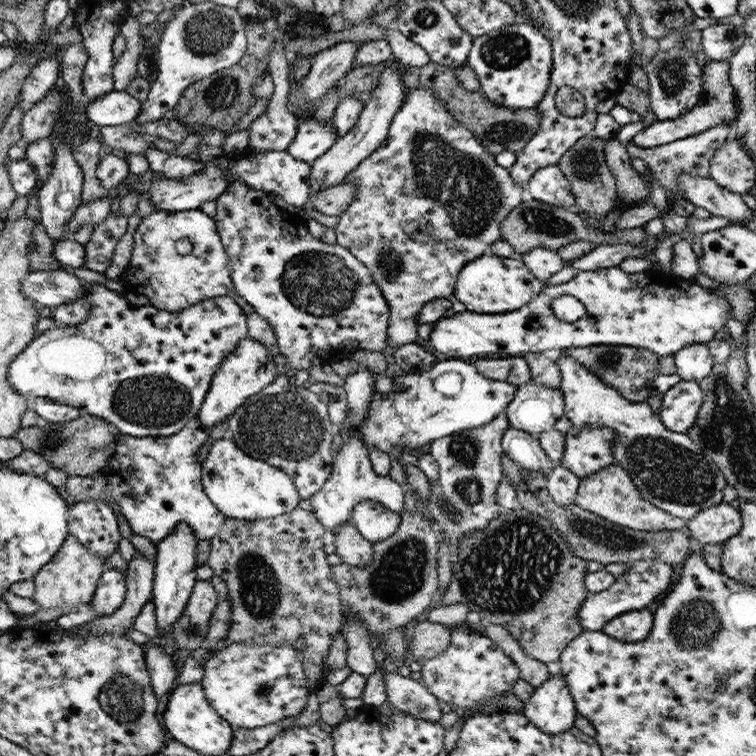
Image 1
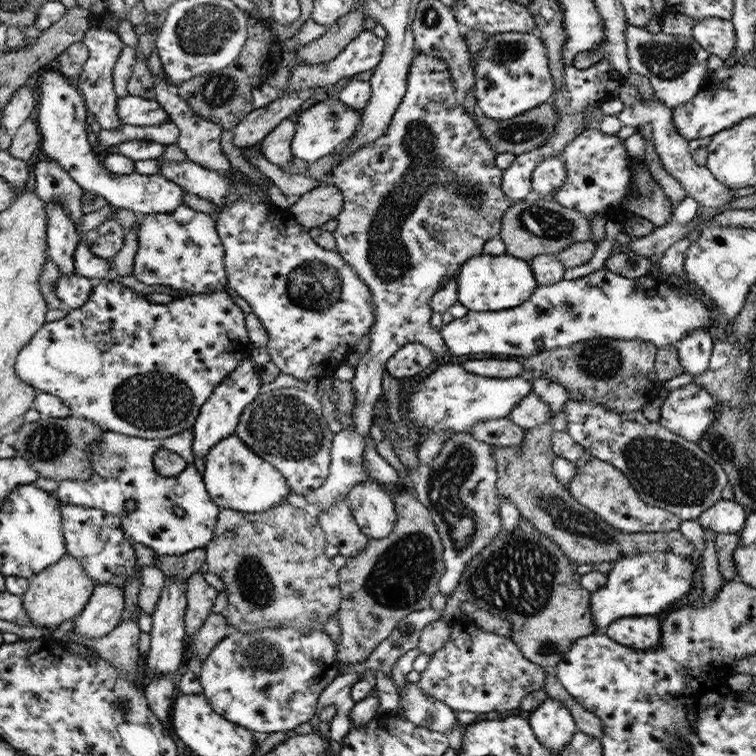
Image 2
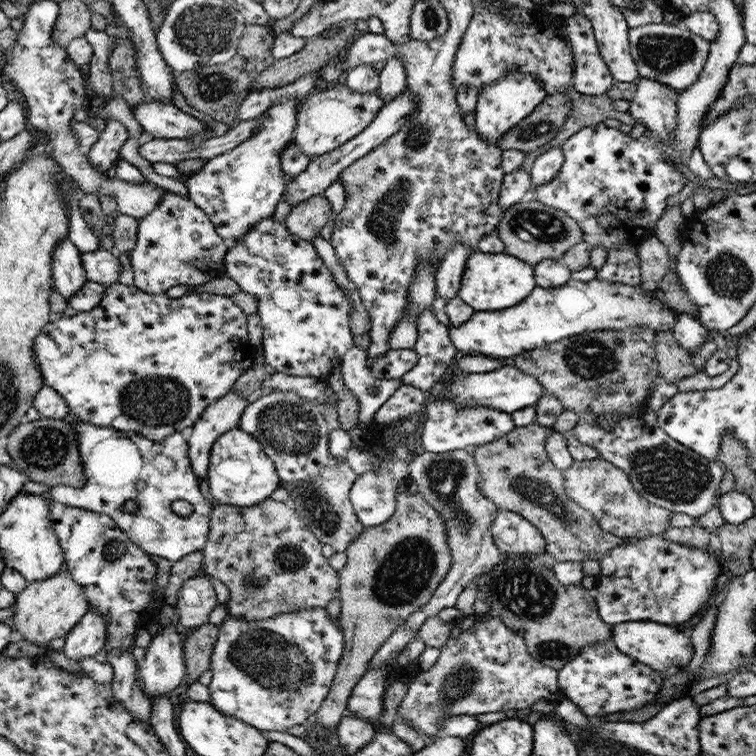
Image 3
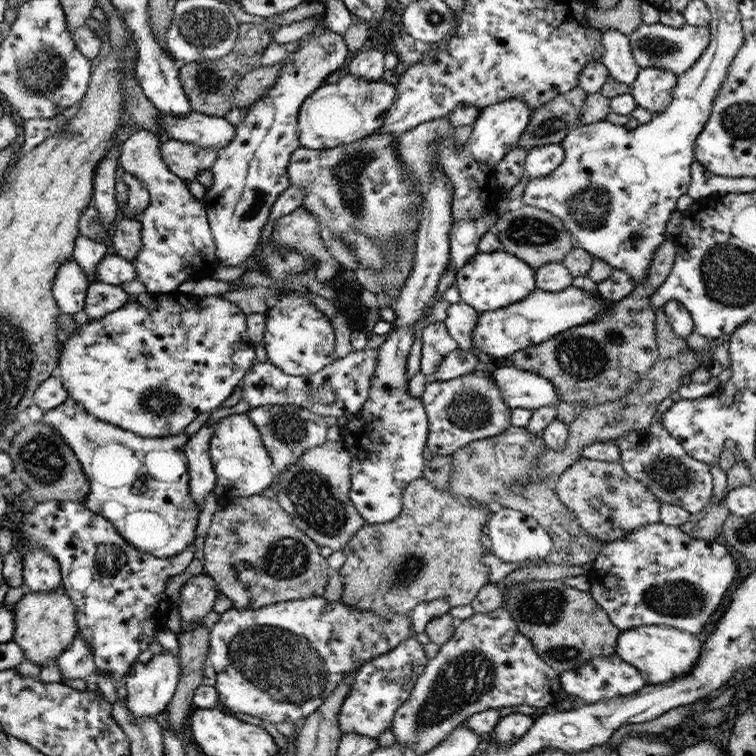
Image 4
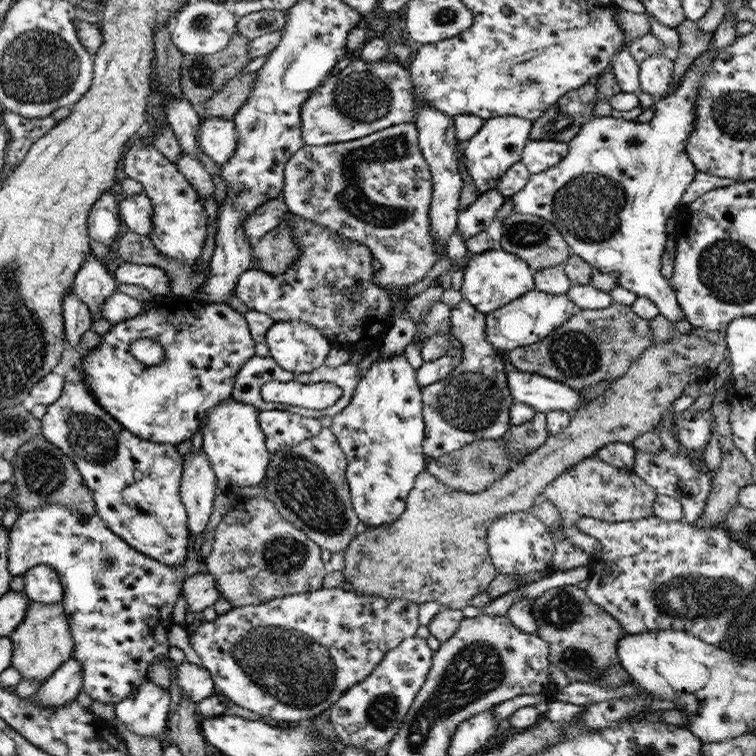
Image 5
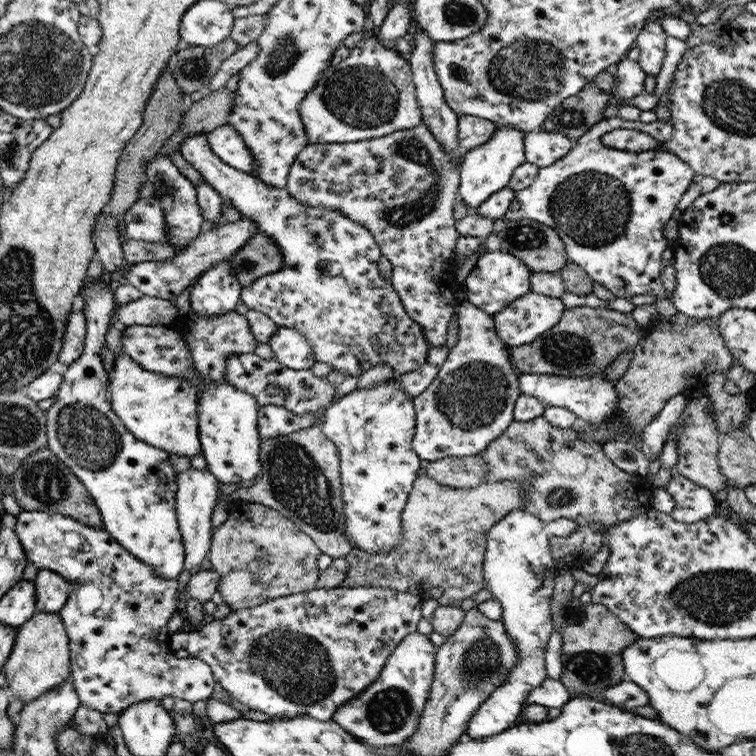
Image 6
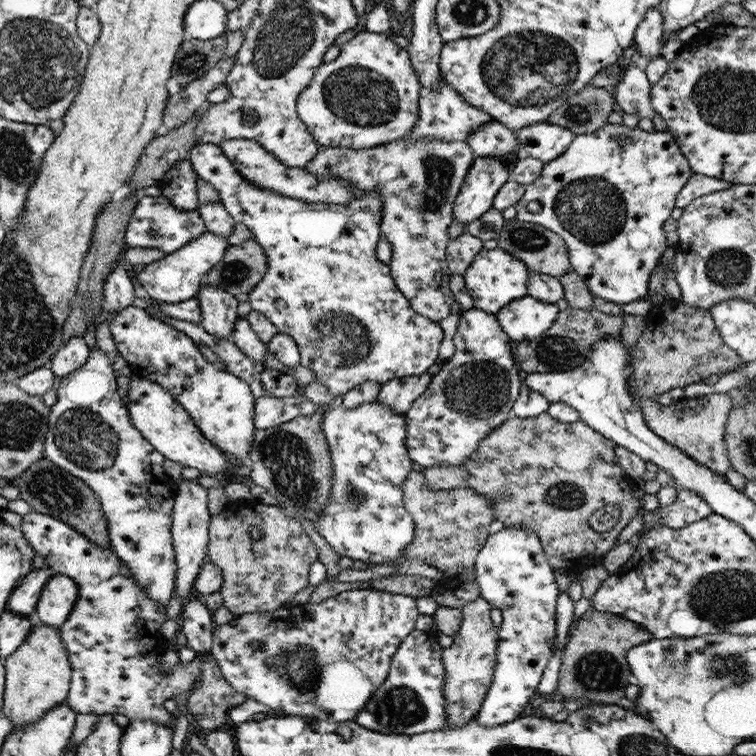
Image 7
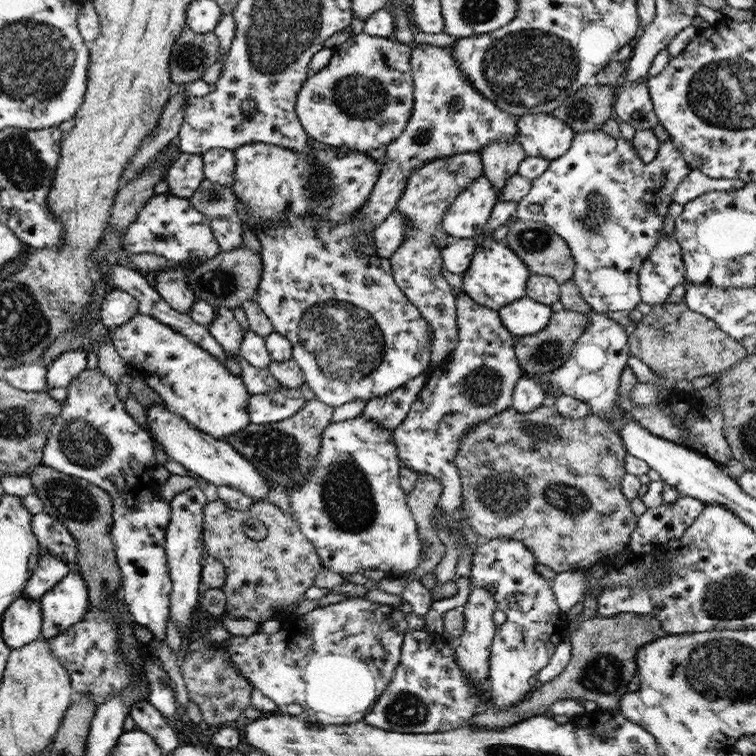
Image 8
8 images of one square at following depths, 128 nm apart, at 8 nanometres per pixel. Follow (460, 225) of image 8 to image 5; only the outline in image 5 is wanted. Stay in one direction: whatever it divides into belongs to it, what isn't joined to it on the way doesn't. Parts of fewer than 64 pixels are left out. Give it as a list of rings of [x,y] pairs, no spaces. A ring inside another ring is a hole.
[[[514,115],[500,116],[486,120],[484,126],[478,130],[478,134],[465,143],[462,162],[472,177],[479,195],[496,189],[502,173],[522,160],[524,146],[529,140],[531,129],[530,120]]]

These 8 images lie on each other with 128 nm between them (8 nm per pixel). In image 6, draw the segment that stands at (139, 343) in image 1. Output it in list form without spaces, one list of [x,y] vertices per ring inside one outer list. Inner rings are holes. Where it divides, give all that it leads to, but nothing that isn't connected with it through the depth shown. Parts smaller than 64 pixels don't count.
[[[236,311],[221,314],[215,317],[201,317],[193,314],[193,320],[187,320],[180,315],[166,326],[177,330],[189,346],[189,355],[195,372],[205,378],[207,382],[224,382],[227,380],[227,360],[233,352],[238,354],[254,353],[260,344],[253,334],[248,319]],[[124,350],[115,356],[110,370],[109,394],[113,410],[130,431],[158,450],[176,456],[192,456],[201,452],[197,388],[186,379],[169,377],[146,370]]]

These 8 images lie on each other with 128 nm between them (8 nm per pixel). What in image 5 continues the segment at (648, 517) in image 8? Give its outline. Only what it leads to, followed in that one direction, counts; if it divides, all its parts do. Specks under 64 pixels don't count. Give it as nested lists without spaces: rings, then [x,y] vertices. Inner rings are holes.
[[[664,448],[655,454],[635,449],[632,470],[654,488],[657,494],[674,497],[680,502],[684,511],[682,521],[693,524],[702,516],[709,492],[713,488],[713,477],[699,471],[681,449],[674,454]]]

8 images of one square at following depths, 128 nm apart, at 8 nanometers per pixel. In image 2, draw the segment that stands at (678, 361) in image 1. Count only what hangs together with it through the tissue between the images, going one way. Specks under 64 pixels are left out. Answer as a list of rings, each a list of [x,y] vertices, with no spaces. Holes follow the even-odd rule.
[[[699,328],[689,332],[675,347],[679,356],[679,363],[686,375],[694,378],[709,369],[709,360],[714,342],[706,328]]]

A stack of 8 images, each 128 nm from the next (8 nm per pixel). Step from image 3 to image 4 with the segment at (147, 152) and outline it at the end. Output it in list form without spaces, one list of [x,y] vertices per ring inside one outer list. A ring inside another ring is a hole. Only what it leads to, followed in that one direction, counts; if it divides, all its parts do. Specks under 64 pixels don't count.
[[[168,140],[161,144],[162,161],[185,182],[196,182],[196,175],[208,170],[218,158],[216,148],[202,148],[196,144]]]

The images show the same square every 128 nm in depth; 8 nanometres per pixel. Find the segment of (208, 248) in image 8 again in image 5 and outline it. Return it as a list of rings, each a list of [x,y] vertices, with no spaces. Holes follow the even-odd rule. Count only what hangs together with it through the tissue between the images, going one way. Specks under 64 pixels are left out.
[[[145,193],[125,196],[120,204],[120,213],[124,228],[142,236],[149,236],[153,225],[153,205]]]

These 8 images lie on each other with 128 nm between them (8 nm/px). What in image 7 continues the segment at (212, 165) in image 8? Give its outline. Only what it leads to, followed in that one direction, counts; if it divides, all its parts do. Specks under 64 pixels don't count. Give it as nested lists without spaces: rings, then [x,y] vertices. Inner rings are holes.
[[[441,74],[441,80],[439,80],[437,88],[421,87],[418,121],[406,138],[410,138],[410,142],[418,141],[420,138],[434,138],[434,140],[448,142],[468,142],[468,136],[472,136],[476,130],[480,130],[482,126],[486,126],[490,122],[494,122],[494,119],[487,112],[470,106],[464,100],[464,97],[457,94],[445,81],[443,74]],[[208,143],[200,144],[200,146],[194,146],[190,150],[188,158],[190,160],[190,163],[194,164],[194,171],[196,171],[197,176],[200,177],[201,180],[208,182],[208,184],[210,184],[218,192],[218,195],[220,196],[220,202],[222,205],[224,205],[224,208],[233,216],[233,219],[235,221],[244,223],[250,229],[252,238],[256,239],[256,242],[259,242],[263,246],[262,250],[265,250],[266,260],[268,260],[268,271],[265,276],[262,277],[262,280],[257,284],[256,288],[254,288],[254,290],[248,293],[245,297],[245,299],[250,302],[251,310],[257,310],[258,312],[261,312],[266,318],[268,318],[270,322],[272,322],[272,324],[275,324],[277,326],[277,329],[280,333],[289,334],[290,336],[292,336],[292,338],[294,338],[294,340],[297,342],[297,345],[299,346],[299,349],[301,350],[301,365],[305,366],[311,371],[314,371],[316,380],[325,384],[329,388],[330,394],[334,395],[334,398],[341,394],[344,396],[344,394],[346,394],[346,392],[348,392],[351,388],[354,388],[354,386],[356,386],[357,384],[362,384],[366,381],[373,380],[374,382],[379,382],[382,386],[385,382],[388,382],[393,378],[418,376],[424,374],[426,373],[428,368],[430,368],[430,366],[432,366],[432,364],[436,362],[436,358],[438,356],[438,348],[441,345],[442,339],[444,338],[442,328],[440,327],[439,323],[432,322],[431,320],[420,316],[415,310],[412,310],[409,300],[398,290],[398,287],[395,285],[389,266],[380,262],[380,260],[378,259],[376,249],[378,246],[379,238],[381,237],[379,220],[381,219],[382,212],[382,197],[380,197],[378,193],[368,193],[368,195],[364,195],[364,197],[360,197],[360,199],[352,200],[352,202],[348,203],[347,205],[335,203],[322,204],[322,202],[320,202],[320,204],[310,204],[305,201],[296,200],[296,198],[288,198],[288,196],[282,196],[282,194],[278,194],[278,192],[274,192],[274,190],[266,190],[258,188],[256,186],[252,186],[250,182],[246,182],[246,180],[243,179],[243,176],[238,172],[238,170],[234,169],[234,166],[232,166],[232,164],[228,161],[228,158],[224,156],[224,153],[222,153],[222,150],[219,148],[219,146],[216,146],[214,144]]]

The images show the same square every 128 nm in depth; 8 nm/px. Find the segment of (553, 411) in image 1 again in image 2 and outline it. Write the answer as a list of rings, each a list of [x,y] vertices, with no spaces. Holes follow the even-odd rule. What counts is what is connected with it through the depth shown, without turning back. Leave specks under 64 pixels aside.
[[[529,392],[522,402],[518,402],[510,411],[509,419],[523,429],[528,430],[540,424],[551,422],[551,408],[542,402],[535,392]]]

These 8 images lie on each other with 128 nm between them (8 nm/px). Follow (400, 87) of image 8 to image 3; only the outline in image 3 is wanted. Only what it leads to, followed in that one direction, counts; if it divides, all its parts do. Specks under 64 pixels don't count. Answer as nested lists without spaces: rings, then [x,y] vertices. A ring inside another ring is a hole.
[[[338,81],[336,87],[324,89],[302,99],[297,110],[296,137],[293,144],[312,158],[327,154],[361,134],[383,106],[382,97],[376,90],[356,92],[343,81]]]

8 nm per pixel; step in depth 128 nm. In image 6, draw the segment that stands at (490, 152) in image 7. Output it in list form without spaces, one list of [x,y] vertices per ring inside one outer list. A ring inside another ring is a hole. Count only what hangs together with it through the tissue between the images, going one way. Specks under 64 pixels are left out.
[[[459,114],[457,122],[458,146],[462,154],[476,148],[476,146],[482,146],[498,130],[495,123],[472,115]]]

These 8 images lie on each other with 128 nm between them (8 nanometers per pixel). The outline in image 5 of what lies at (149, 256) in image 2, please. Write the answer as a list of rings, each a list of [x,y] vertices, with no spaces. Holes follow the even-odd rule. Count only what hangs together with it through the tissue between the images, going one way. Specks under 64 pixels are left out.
[[[136,140],[126,152],[124,174],[138,181],[152,202],[152,230],[149,236],[163,257],[192,264],[200,258],[208,230],[208,215],[196,188],[182,175],[175,164],[165,158],[146,140]]]

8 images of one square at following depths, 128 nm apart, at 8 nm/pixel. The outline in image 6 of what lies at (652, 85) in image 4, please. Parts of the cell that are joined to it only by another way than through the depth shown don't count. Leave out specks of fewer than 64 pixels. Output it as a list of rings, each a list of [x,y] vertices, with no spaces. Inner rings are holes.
[[[646,21],[635,40],[634,46],[640,49],[637,63],[647,76],[658,75],[662,68],[662,62],[666,56],[666,51],[664,51],[666,37],[667,34],[661,29],[659,21]]]

